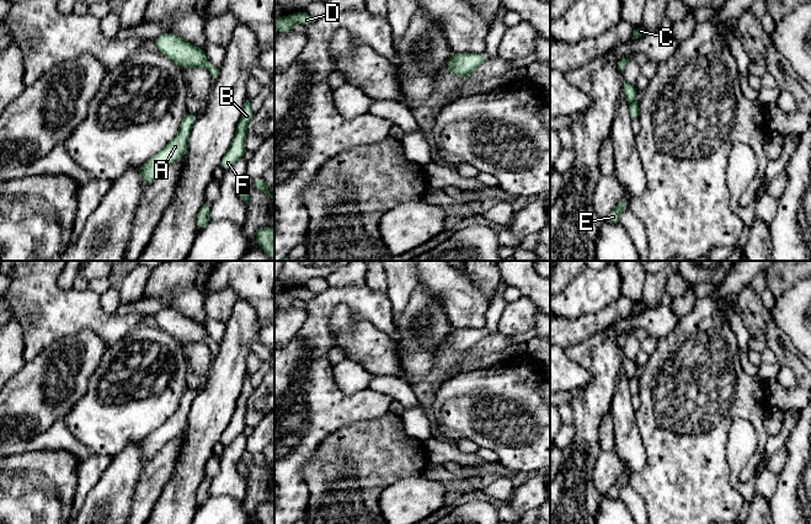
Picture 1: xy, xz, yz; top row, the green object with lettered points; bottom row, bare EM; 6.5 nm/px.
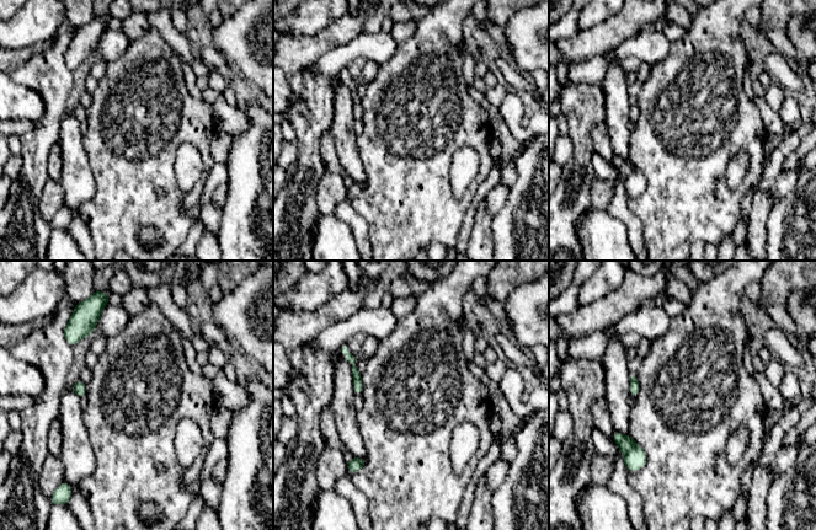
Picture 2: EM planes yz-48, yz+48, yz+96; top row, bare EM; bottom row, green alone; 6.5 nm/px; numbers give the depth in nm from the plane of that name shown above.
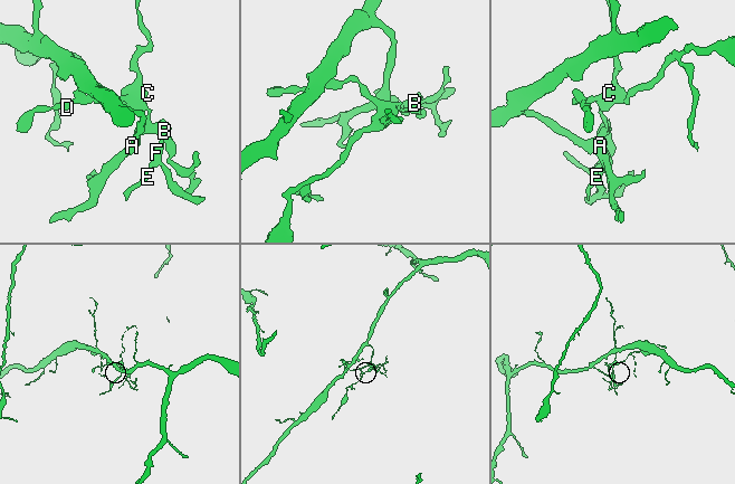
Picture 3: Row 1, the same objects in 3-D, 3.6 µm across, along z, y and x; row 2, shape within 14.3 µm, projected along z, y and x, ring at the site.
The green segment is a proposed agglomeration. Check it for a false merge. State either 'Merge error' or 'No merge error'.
No merge error

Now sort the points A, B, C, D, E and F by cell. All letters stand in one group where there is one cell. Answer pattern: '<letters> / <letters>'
A B C D E F

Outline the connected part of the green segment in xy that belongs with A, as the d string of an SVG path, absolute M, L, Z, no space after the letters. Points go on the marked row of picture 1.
M187 111L185 118L180 124L180 129L176 137L156 155L154 155L144 165L140 166L139 173L145 186L149 186L166 167L185 156L191 128L196 121L197 117Z

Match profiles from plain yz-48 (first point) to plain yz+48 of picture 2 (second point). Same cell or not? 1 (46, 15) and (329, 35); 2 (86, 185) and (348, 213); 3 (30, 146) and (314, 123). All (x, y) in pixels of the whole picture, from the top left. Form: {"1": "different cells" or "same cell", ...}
{"1": "different cells", "2": "different cells", "3": "same cell"}

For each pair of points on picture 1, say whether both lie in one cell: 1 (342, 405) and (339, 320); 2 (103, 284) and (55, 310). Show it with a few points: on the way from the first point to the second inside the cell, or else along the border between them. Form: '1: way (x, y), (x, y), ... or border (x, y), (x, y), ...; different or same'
1: border (330, 316), (330, 331), (336, 345); different
2: border (89, 288), (99, 295); different

